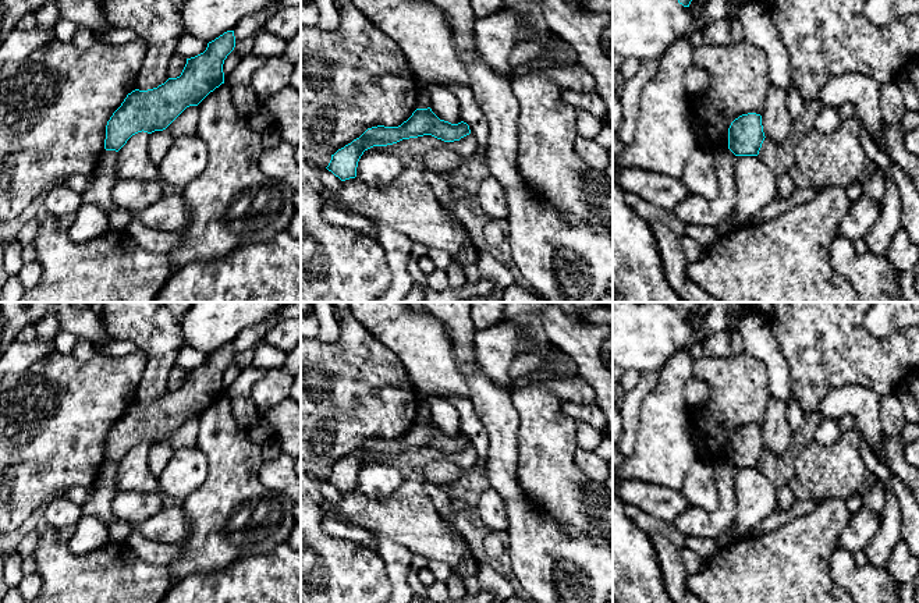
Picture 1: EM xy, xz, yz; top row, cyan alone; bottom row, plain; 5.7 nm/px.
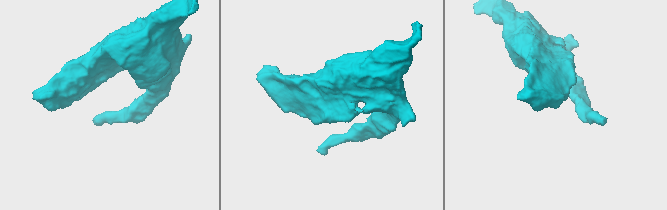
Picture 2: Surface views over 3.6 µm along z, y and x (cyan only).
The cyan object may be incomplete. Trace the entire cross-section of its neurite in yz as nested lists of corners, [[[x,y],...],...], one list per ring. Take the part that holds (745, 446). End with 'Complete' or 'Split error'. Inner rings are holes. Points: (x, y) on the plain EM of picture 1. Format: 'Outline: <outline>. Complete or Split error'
Outline: [[[742,426],[728,440],[728,461],[735,468],[757,468],[764,450],[762,428]]]. Complete

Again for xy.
Outline: [[[227,343],[209,354],[203,365],[187,370],[180,389],[153,401],[128,405],[107,433],[104,461],[118,464],[132,447],[163,443],[187,419],[198,418],[224,396],[223,376],[234,359],[234,343]]]. Complete

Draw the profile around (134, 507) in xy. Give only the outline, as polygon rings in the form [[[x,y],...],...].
[[[160,490],[152,493],[118,492],[111,501],[113,514],[132,525],[155,517],[163,508]]]

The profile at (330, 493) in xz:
[[[320,479],[320,489],[324,500],[338,503],[343,499],[343,493],[338,489],[336,489],[331,483],[329,483],[326,479]]]

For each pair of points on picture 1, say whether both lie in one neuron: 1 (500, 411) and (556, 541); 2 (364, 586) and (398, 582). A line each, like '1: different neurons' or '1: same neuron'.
1: same neuron
2: different neurons

